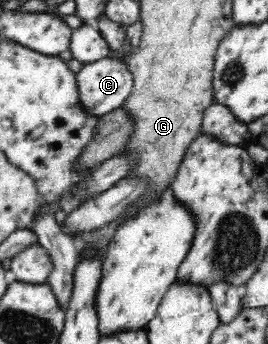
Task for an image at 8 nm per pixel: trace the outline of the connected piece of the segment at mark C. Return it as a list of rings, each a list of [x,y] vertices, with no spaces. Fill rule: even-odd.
[[[112,56],[83,64],[76,73],[76,80],[80,102],[89,112],[100,117],[122,106],[134,87],[134,76],[127,59]]]

